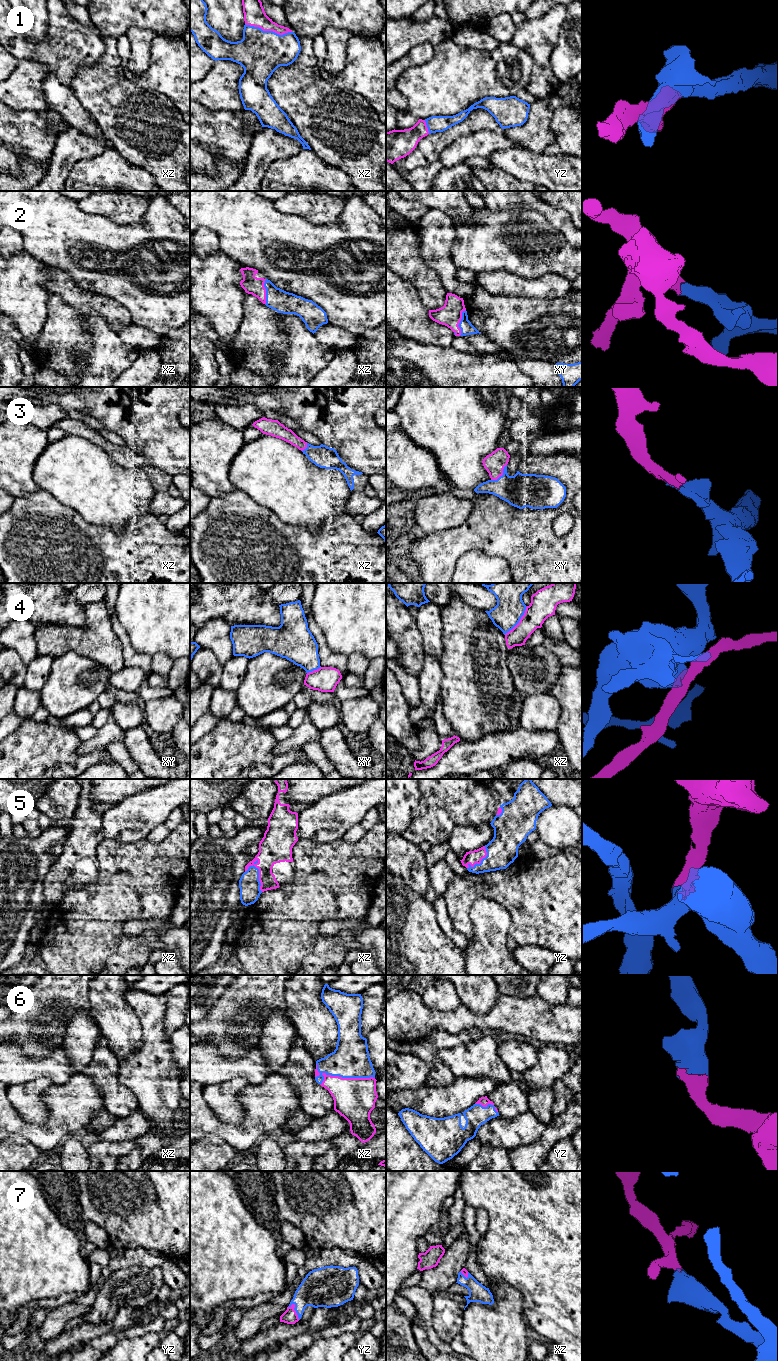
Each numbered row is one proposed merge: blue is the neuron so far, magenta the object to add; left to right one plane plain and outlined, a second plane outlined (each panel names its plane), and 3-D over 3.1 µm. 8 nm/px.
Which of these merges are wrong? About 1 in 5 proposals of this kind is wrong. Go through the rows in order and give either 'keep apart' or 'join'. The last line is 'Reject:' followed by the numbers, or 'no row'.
1: join
2: join
3: join
4: keep apart
5: join
6: join
7: join
Reject: 4

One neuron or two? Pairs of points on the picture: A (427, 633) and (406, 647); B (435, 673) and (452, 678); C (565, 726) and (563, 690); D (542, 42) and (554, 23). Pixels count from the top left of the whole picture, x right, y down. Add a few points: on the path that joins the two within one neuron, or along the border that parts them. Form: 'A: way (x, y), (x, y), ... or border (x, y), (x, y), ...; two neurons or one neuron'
A: border (414, 618), (421, 636), (422, 648), (425, 652); two neurons
B: border (439, 662), (443, 674), (440, 696); two neurons
C: way (567, 717), (567, 699); one neuron
D: way (542, 37), (549, 28); one neuron

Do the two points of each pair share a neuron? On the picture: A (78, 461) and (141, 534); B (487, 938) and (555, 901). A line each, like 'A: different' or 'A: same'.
A: different
B: different

